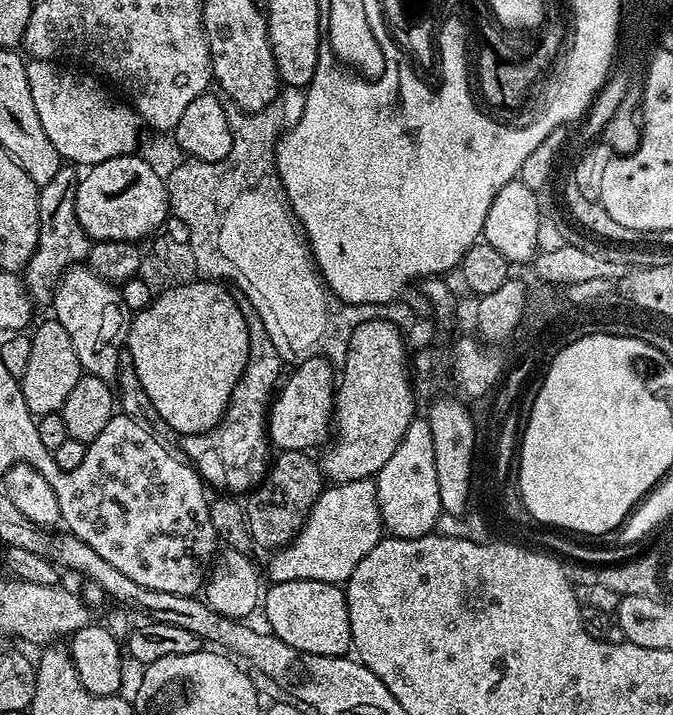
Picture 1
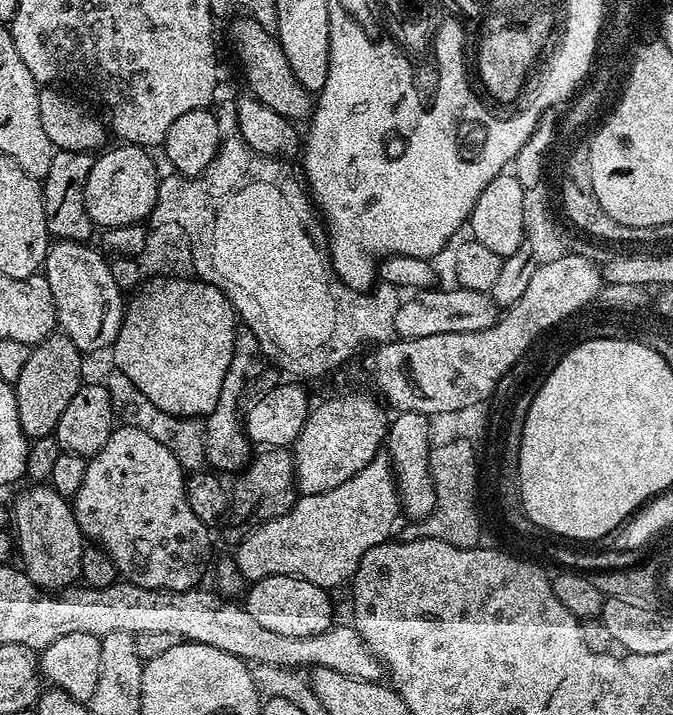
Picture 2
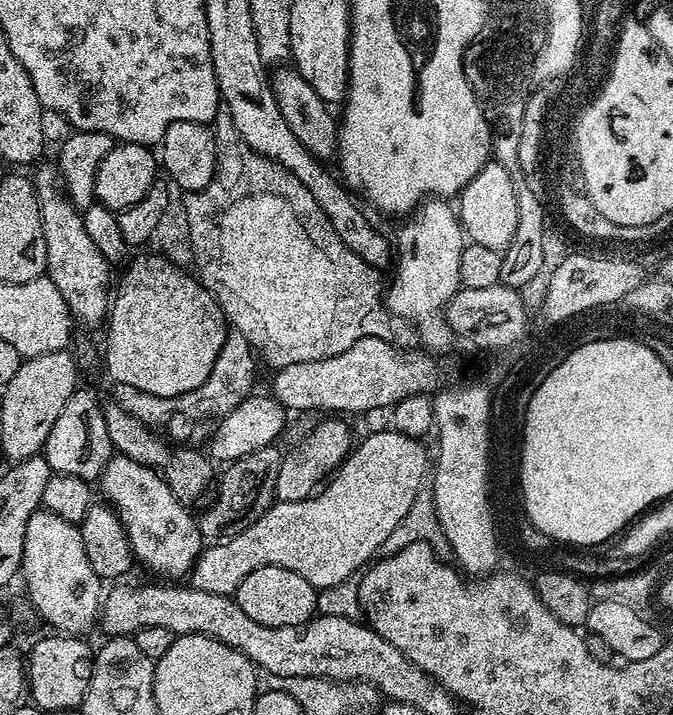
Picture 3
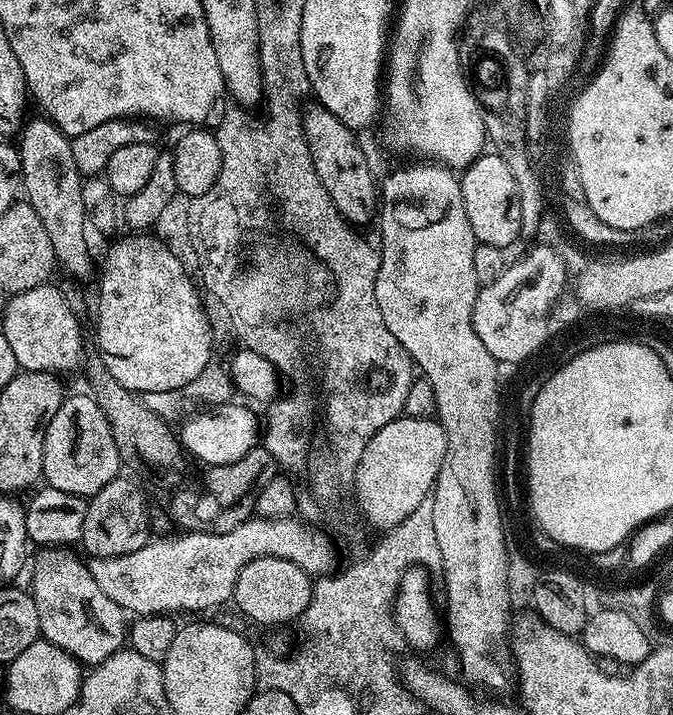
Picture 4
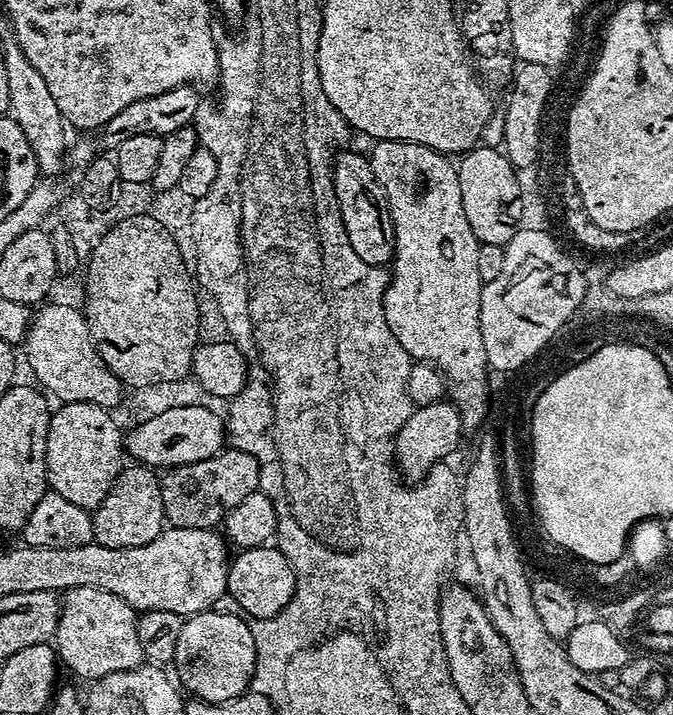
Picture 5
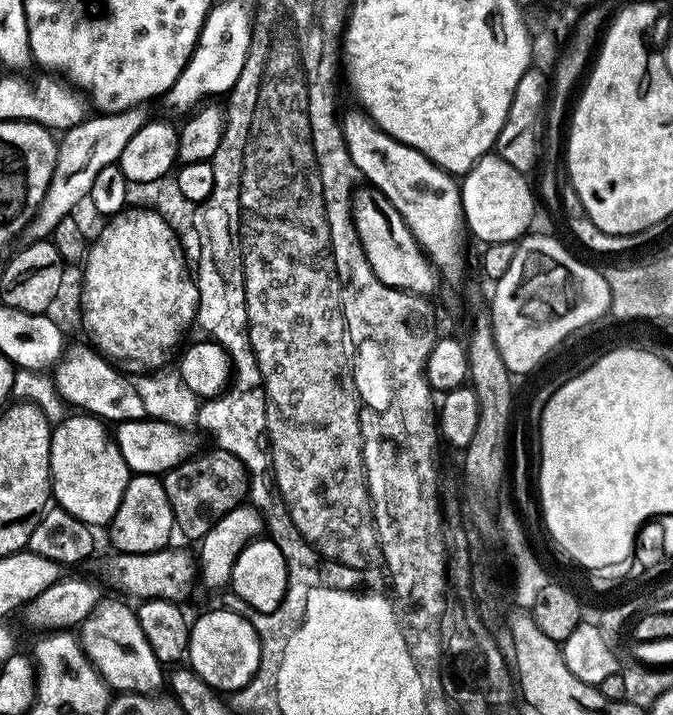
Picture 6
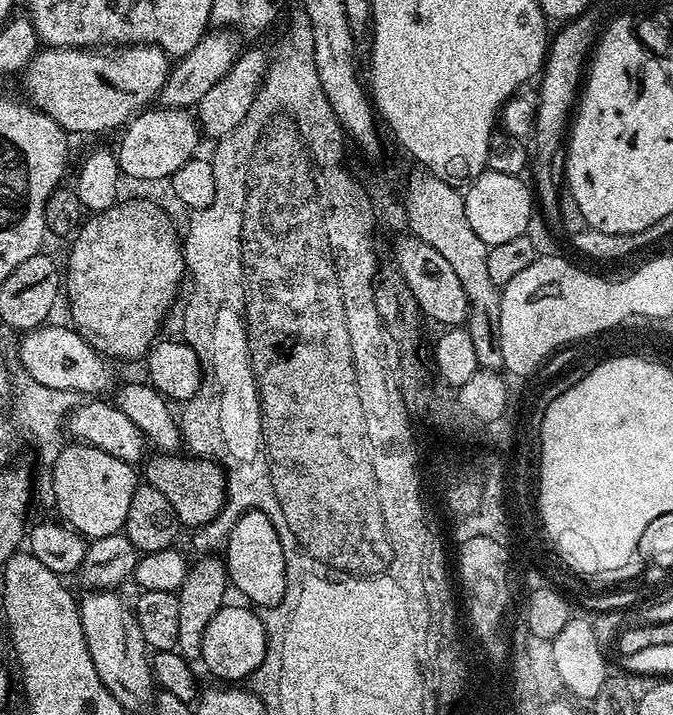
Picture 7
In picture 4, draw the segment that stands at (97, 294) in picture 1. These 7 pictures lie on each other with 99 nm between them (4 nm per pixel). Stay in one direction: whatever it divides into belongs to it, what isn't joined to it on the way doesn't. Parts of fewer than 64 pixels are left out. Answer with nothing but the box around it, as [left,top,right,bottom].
[18,119,94,276]

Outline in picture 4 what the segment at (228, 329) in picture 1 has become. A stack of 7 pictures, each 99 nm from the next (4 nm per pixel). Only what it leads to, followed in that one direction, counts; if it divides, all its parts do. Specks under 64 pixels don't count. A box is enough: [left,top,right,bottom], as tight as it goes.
[94,234,213,394]

